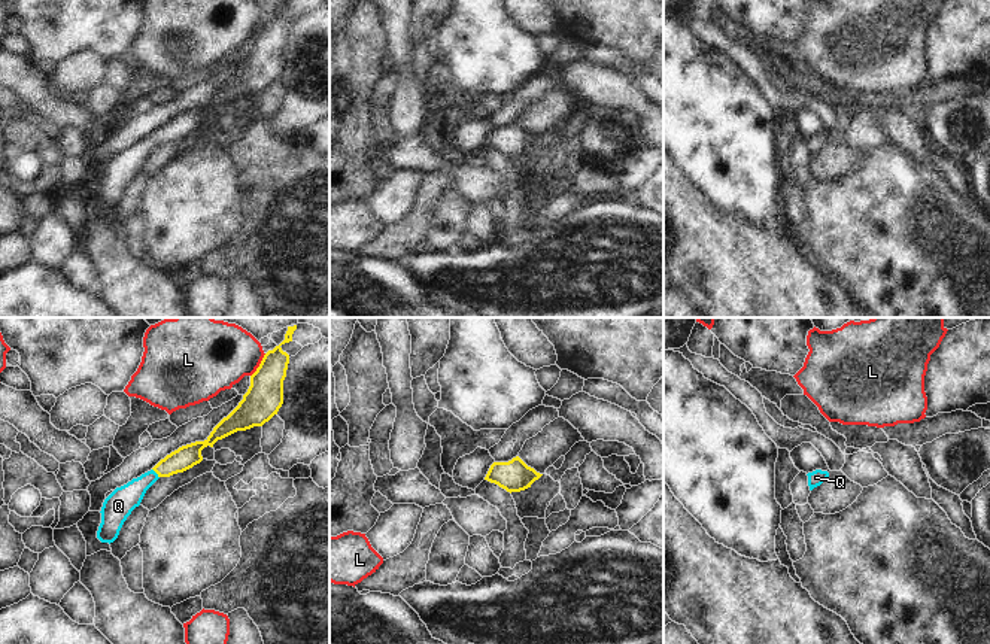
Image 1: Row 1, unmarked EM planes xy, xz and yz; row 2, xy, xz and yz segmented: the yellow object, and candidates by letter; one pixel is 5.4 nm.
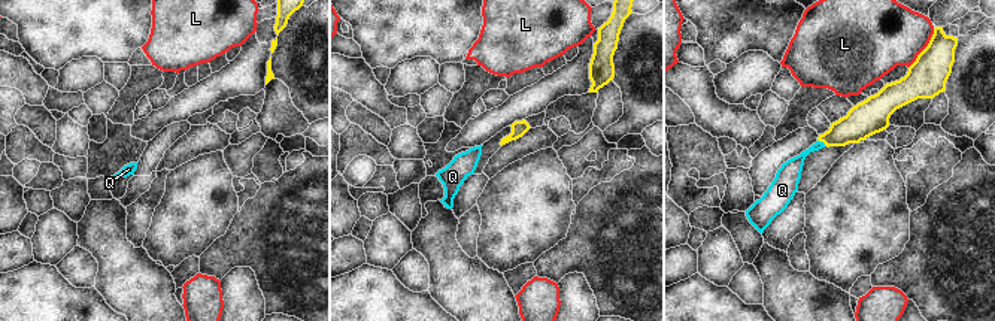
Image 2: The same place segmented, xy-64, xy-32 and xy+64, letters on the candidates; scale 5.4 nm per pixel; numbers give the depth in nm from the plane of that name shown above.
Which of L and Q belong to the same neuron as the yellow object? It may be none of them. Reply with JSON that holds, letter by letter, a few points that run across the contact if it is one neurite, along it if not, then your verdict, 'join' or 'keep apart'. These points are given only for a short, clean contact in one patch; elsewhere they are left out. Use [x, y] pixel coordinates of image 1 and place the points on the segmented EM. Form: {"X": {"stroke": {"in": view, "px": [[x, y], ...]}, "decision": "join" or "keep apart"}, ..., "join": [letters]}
{"L": {"stroke": {"in": "xy", "px": [[266, 354], [251, 376]]}, "decision": "keep apart"}, "Q": {"stroke": {"in": "xy", "px": [[187, 456], [155, 471], [123, 500]]}, "decision": "join"}, "join": ["Q"]}

